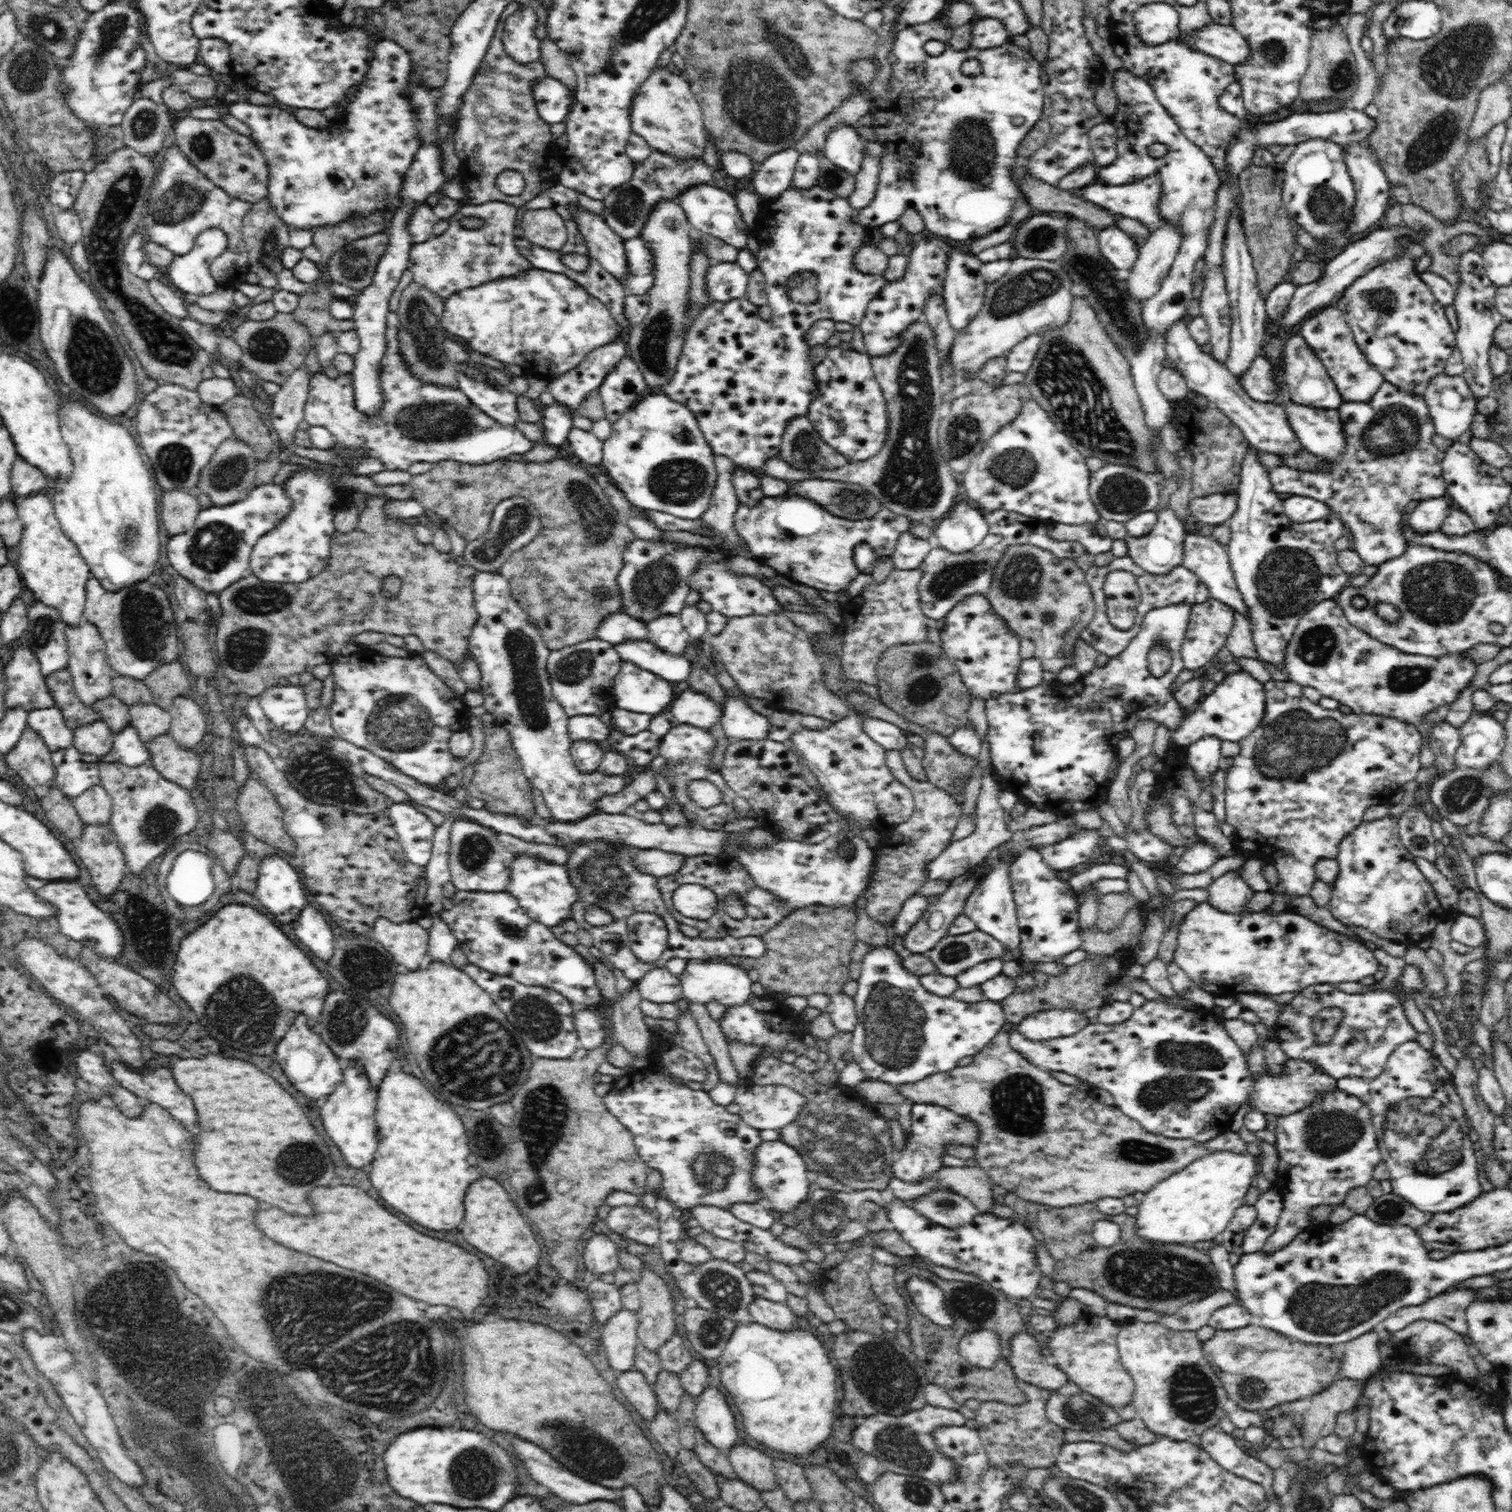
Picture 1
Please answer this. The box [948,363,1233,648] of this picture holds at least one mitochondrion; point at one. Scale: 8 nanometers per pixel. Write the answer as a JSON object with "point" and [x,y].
{"point":[1022,577]}

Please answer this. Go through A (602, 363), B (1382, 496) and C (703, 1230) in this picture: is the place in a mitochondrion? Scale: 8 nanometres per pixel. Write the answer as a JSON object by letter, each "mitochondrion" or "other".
{"A":"other","B":"other","C":"other"}

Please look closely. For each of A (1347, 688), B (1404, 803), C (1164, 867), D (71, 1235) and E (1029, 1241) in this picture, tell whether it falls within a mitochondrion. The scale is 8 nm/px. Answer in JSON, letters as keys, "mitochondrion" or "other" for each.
{"A":"other","B":"other","C":"other","D":"other","E":"other"}

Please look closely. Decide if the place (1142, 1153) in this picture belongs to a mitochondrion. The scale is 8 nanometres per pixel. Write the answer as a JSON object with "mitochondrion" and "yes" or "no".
{"mitochondrion":"yes"}

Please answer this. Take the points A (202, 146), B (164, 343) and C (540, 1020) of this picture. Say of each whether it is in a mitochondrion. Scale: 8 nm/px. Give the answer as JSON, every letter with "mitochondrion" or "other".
{"A":"mitochondrion","B":"mitochondrion","C":"mitochondrion"}

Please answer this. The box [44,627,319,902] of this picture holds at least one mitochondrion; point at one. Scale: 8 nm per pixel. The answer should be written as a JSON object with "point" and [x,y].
{"point":[158,823]}

